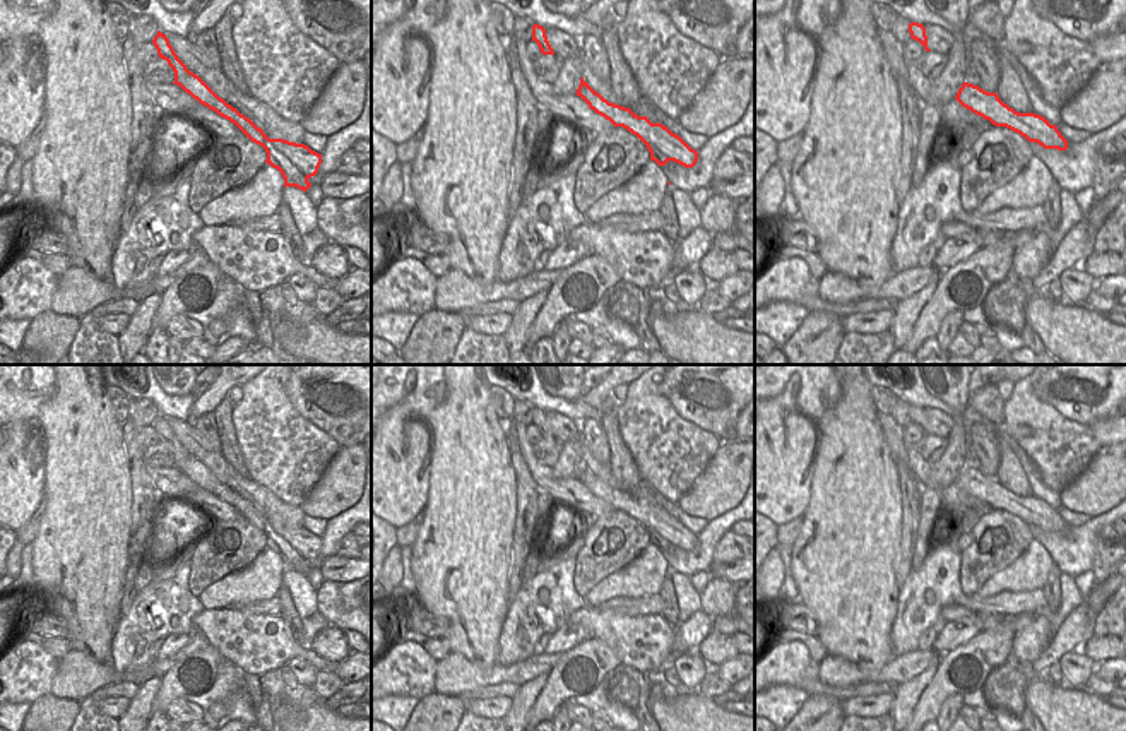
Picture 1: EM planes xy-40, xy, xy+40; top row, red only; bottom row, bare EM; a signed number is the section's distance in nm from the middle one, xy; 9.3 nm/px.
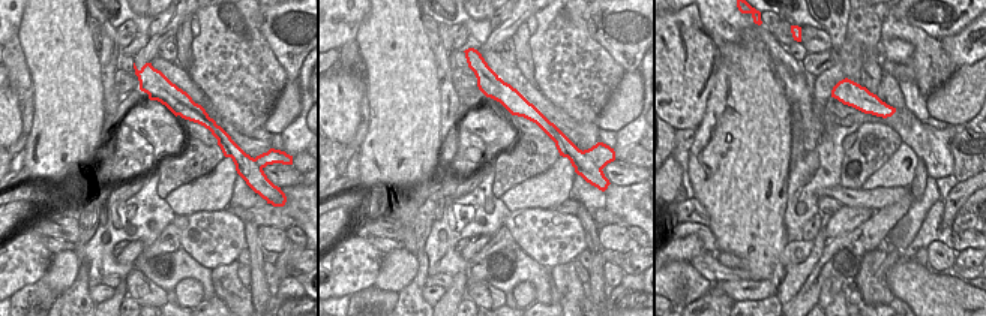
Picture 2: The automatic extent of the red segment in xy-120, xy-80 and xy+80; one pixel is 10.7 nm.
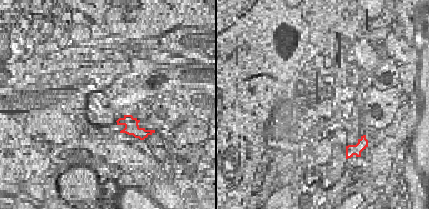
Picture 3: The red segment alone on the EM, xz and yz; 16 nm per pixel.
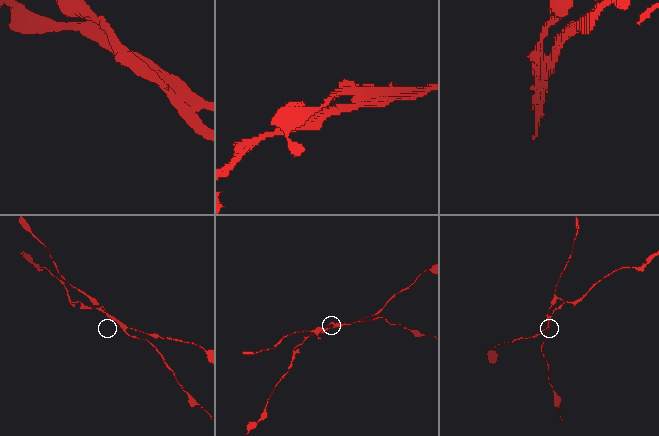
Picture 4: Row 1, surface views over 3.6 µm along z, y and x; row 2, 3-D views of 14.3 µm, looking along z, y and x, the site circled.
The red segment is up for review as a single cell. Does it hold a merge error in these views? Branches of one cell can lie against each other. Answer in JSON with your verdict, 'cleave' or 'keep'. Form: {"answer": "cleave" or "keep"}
{"answer": "cleave"}

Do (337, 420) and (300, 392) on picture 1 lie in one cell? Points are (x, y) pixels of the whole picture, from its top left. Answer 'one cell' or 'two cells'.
one cell

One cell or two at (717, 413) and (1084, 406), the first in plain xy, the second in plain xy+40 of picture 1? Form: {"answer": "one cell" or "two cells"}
{"answer": "one cell"}

